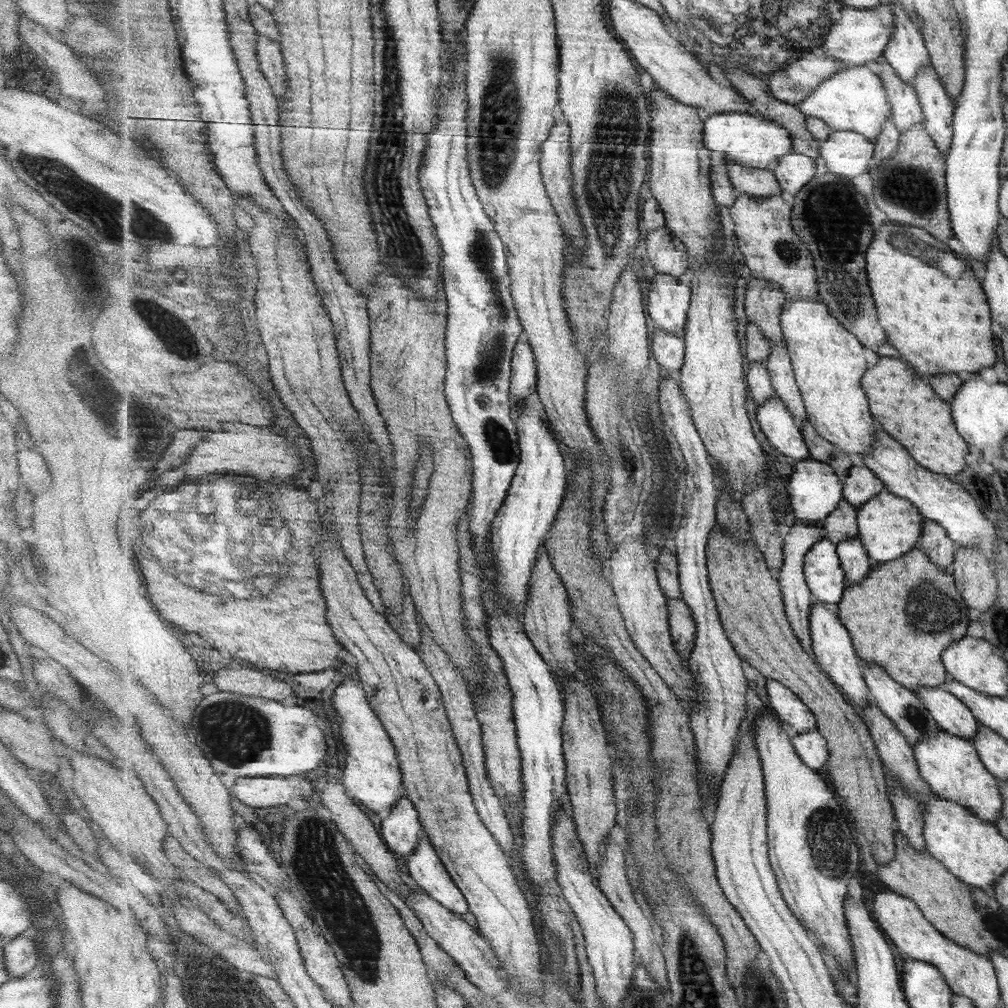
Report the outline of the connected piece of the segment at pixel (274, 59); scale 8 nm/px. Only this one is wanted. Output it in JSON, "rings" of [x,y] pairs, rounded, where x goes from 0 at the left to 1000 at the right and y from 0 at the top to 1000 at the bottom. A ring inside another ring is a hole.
{"rings":[[[257,36],[255,48],[259,70],[265,76],[278,101],[285,93],[286,84],[285,65],[279,45],[265,36]]]}

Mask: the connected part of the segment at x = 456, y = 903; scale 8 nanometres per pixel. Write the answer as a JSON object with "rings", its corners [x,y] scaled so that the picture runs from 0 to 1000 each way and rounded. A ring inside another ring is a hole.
{"rings":[[[420,828],[406,850],[405,866],[428,891],[454,908],[466,904],[466,897],[455,878],[449,873],[434,842],[424,828]]]}

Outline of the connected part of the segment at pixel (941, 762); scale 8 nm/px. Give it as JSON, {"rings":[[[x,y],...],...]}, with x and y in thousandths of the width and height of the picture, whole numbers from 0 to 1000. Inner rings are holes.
{"rings":[[[934,723],[923,733],[909,736],[906,742],[912,766],[922,776],[928,790],[957,799],[969,810],[988,817],[996,795],[992,773],[975,758],[965,734],[950,731]]]}

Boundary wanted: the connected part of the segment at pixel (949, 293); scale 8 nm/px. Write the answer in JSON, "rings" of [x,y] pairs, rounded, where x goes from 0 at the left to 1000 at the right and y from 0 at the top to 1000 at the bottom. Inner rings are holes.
{"rings":[[[882,218],[868,230],[868,238],[860,249],[860,270],[872,306],[872,317],[884,333],[882,339],[892,345],[910,369],[926,371],[916,375],[922,375],[922,381],[936,397],[945,397],[956,380],[949,371],[941,369],[966,371],[978,363],[984,364],[991,357],[987,333],[992,335],[992,325],[987,321],[975,282],[967,276],[965,265],[940,241],[934,240],[916,226]],[[896,244],[908,254],[894,250],[892,246]],[[910,254],[933,258],[933,263],[926,266],[928,262],[922,264]],[[932,369],[934,373],[930,373]]]}

